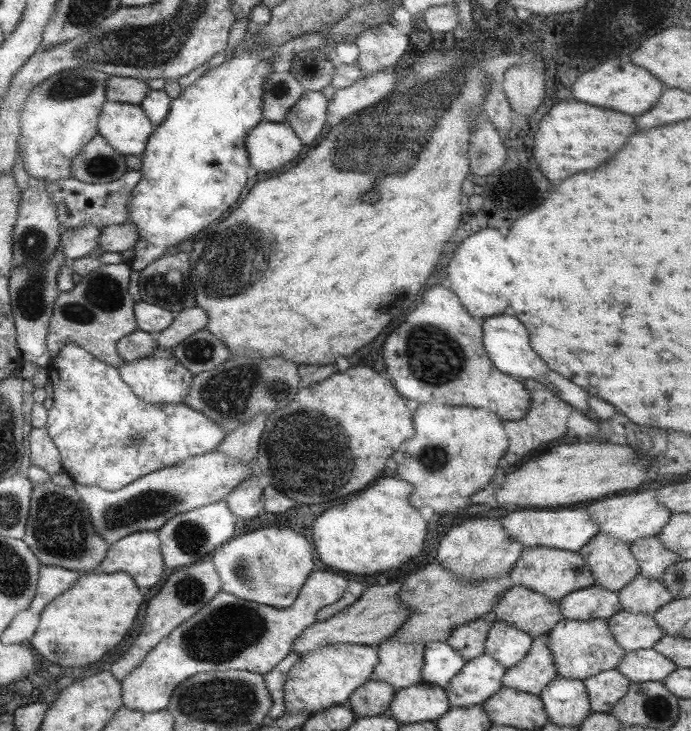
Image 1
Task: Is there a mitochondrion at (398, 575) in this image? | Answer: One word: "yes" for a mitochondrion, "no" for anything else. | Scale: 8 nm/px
no

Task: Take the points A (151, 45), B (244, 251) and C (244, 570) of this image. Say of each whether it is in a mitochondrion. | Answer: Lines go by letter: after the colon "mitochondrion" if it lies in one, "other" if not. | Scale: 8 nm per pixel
A: mitochondrion
B: mitochondrion
C: mitochondrion

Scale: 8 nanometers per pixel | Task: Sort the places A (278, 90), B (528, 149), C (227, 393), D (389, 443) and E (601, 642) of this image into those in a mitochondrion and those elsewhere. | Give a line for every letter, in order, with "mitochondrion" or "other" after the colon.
A: mitochondrion
B: other
C: mitochondrion
D: other
E: other

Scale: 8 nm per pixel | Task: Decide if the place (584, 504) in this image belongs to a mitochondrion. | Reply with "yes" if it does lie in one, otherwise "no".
no

